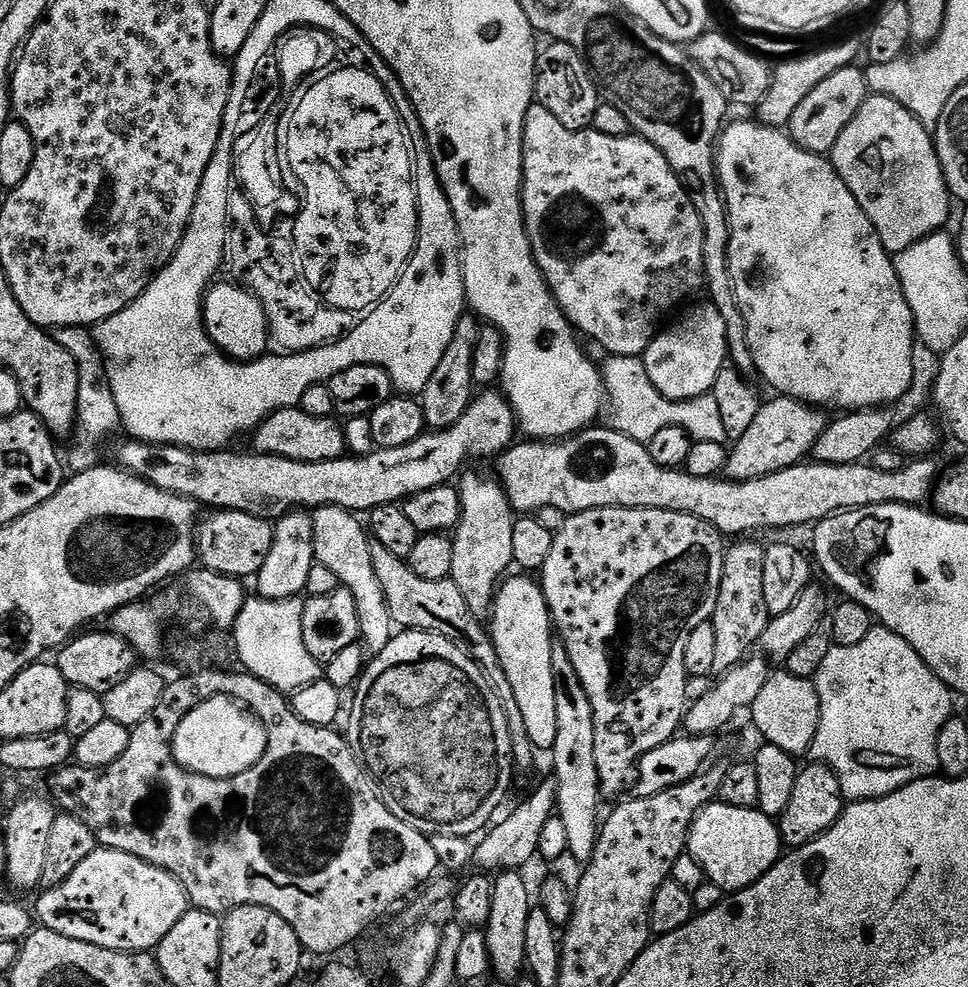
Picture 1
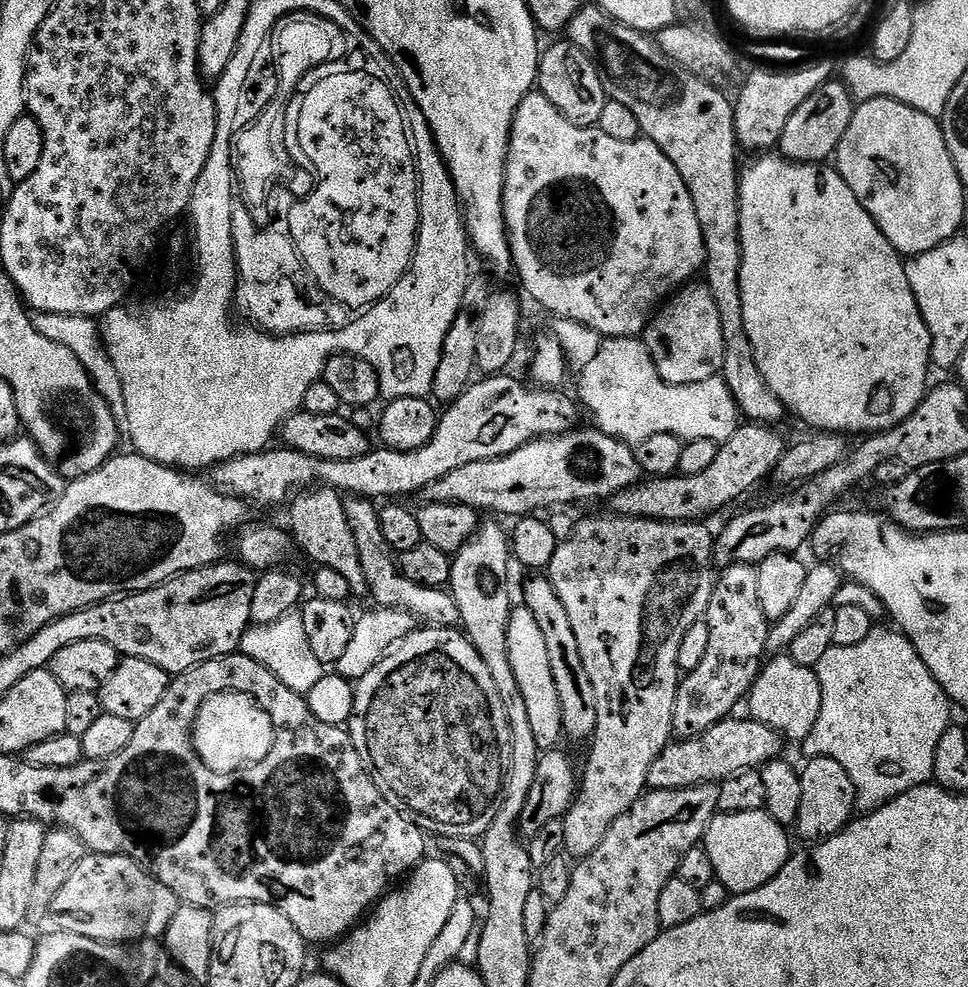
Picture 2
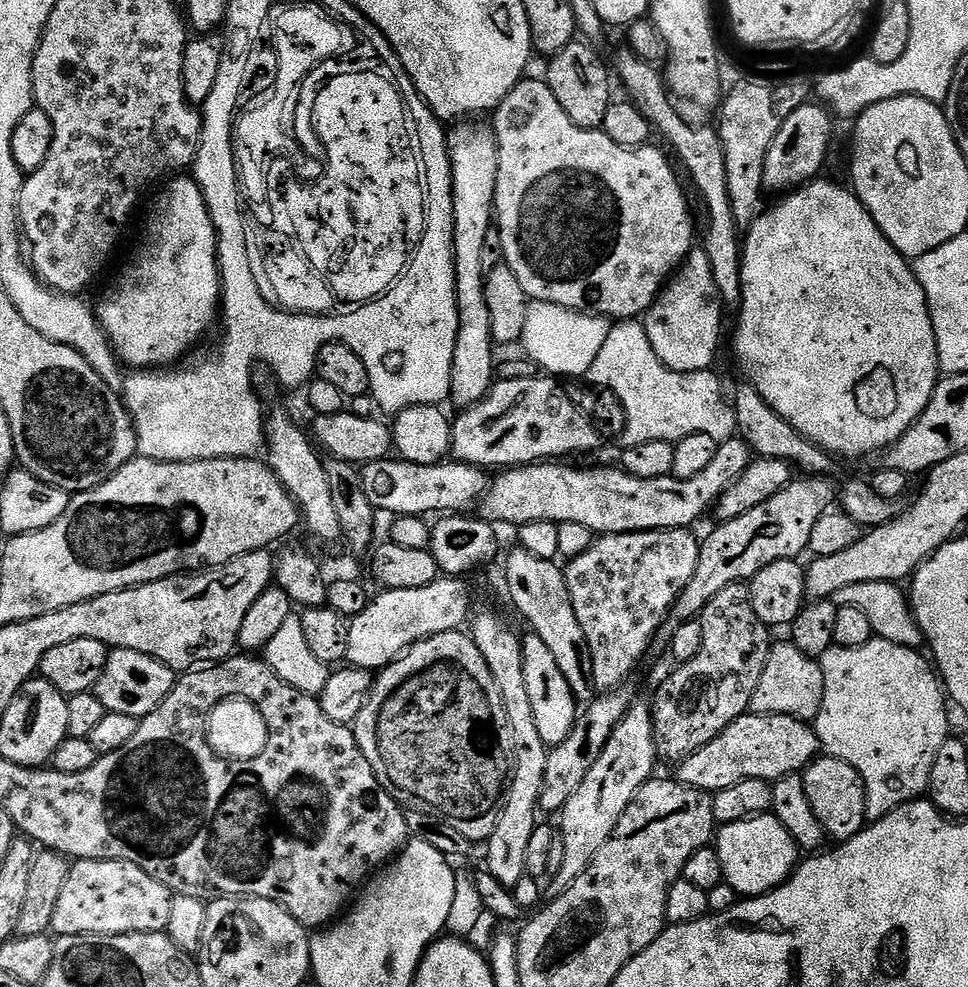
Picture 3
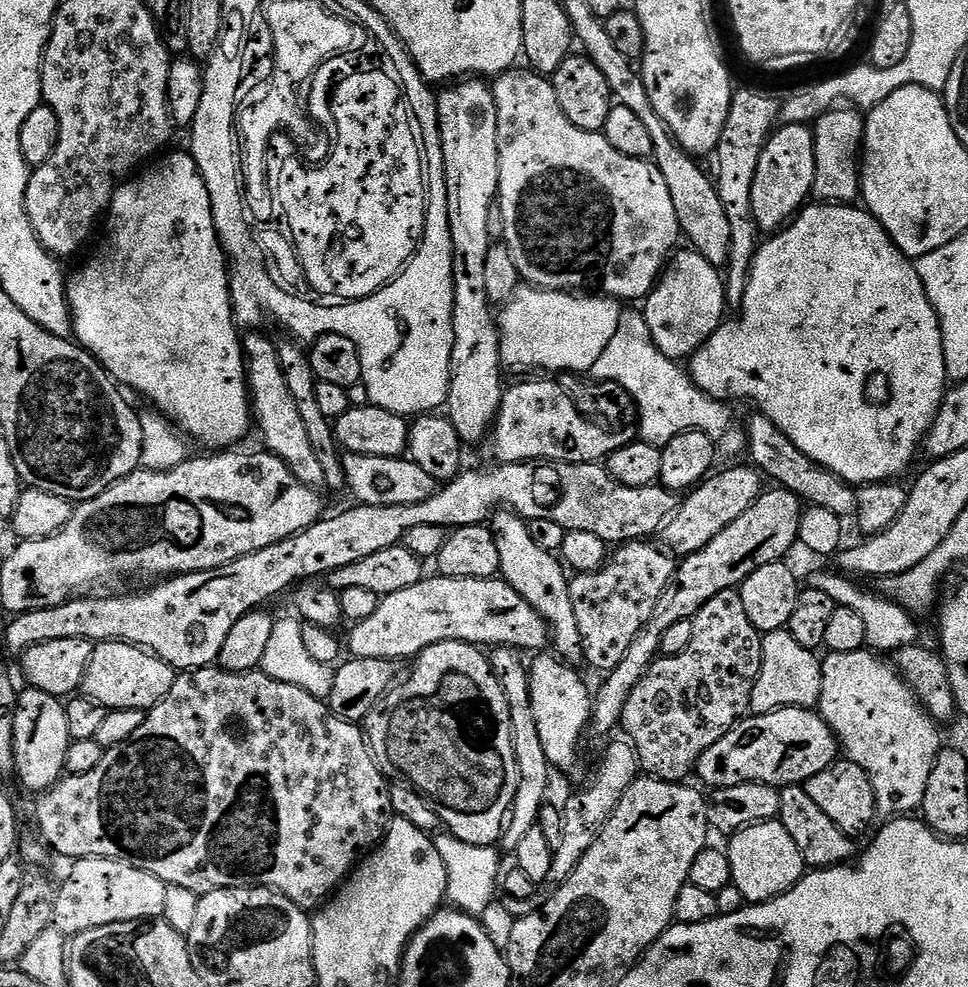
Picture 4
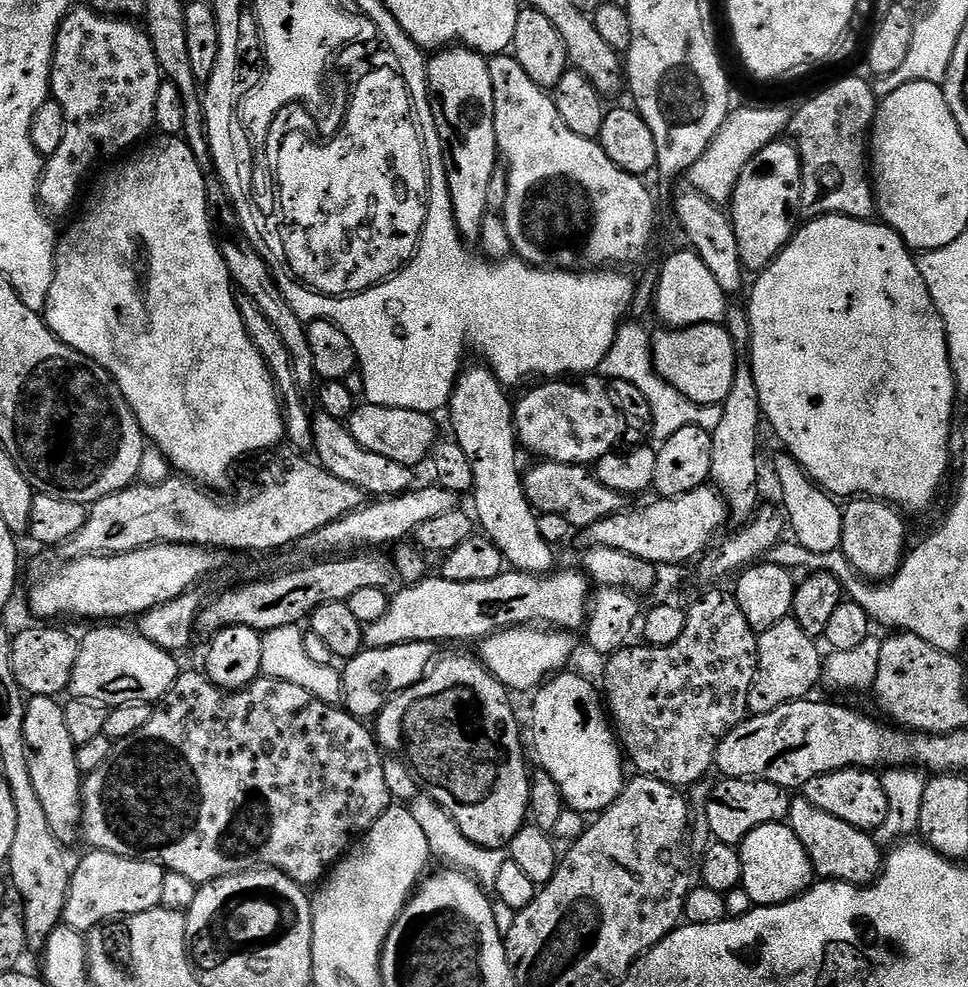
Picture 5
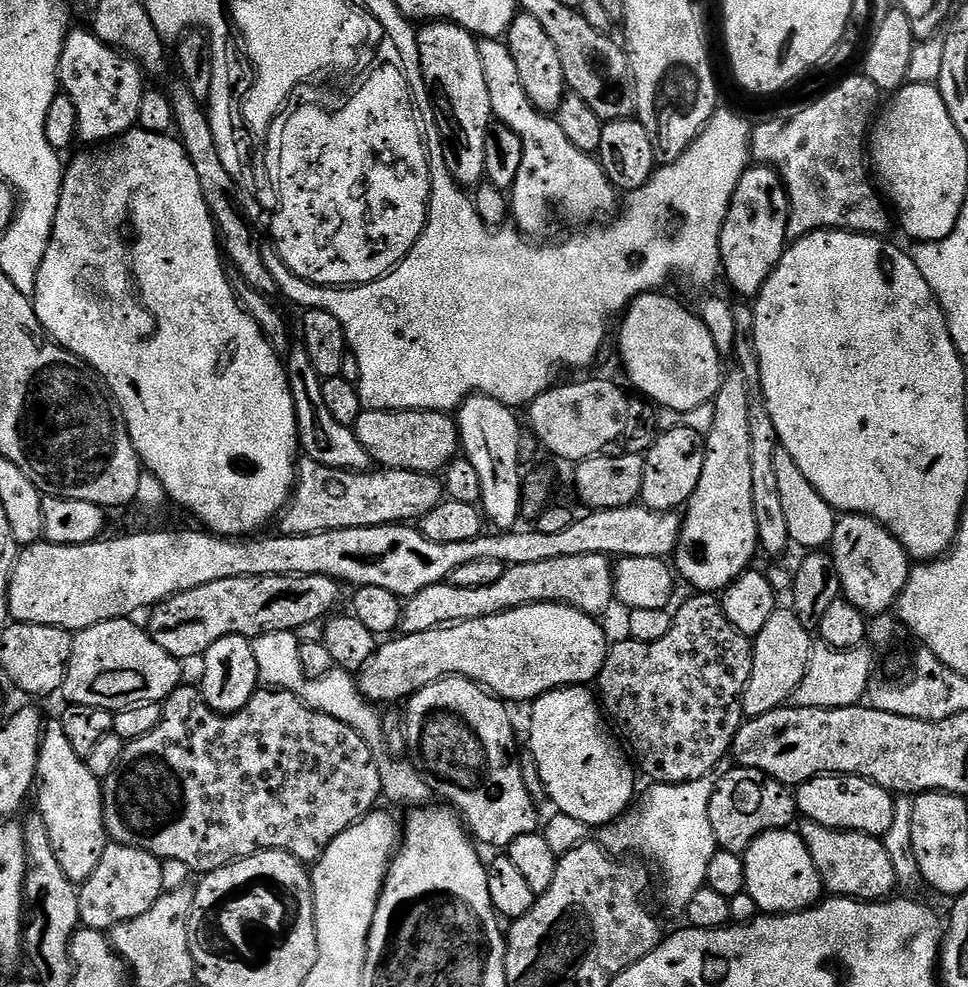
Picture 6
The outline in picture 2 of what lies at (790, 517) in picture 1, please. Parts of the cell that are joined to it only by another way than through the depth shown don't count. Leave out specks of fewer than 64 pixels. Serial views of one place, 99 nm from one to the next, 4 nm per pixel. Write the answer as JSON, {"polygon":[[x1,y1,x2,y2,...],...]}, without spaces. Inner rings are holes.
{"polygon":[[588,426,588,428,581,427,579,430,565,432,562,436,552,436,542,440,532,440,526,446,522,446,518,450,514,450,514,454,506,454,502,458,494,458,493,460,479,460,478,462,470,462,466,466,458,466,458,470,450,470,450,474,446,474,446,478,438,478,438,482,434,482,430,486,426,486,422,493,422,500,424,504,461,504,462,506,470,506,475,508,481,514,487,512,497,512,500,516,512,516,511,518,523,518,533,514,543,513,543,508,547,510,556,510,561,506,568,506,564,504,588,504,591,500,604,500,604,502,611,501,612,497,624,492,627,488,633,488,635,484,641,483,642,473,638,462,636,461,636,453,629,445,624,444,614,437,608,437,606,433,602,433,595,427]]}

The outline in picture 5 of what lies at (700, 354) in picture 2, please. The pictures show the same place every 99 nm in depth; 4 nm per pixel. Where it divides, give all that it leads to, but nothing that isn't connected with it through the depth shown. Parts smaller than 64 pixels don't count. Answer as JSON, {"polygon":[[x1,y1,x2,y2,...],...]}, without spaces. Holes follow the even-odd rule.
{"polygon":[[693,250,676,252,660,268,660,281,656,284,656,312,668,320,676,312,676,324,689,328,695,324,719,325,727,317,730,300,718,286,710,269]]}

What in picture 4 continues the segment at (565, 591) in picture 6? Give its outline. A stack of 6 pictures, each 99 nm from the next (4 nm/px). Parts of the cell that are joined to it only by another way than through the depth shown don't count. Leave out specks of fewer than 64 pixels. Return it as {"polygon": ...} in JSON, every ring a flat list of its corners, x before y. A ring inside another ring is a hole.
{"polygon":[[439,574,431,576,406,590,398,590,398,594,383,597,370,618,352,624,348,640,346,636,347,651,349,648,355,658,403,662,411,661,424,649,447,640,461,640,477,646,503,646,531,654,549,647,548,623,504,579,459,580]]}

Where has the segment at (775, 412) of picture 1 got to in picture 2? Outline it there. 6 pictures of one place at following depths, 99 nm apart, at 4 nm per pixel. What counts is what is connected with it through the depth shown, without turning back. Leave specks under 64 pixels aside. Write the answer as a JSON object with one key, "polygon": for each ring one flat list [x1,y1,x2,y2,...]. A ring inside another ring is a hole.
{"polygon":[[741,423,737,431,731,435,730,440,720,445,718,458,714,458,713,465,703,474,694,474,693,476,677,474,645,479,643,482,635,484,633,488,627,488,624,492,619,492,618,495,612,497,611,511,617,516,629,516,635,520,665,520,668,524,703,521,708,518,704,516,730,507,735,500,742,499,751,488,758,487,764,479,767,481,771,477,786,449,786,442,776,431,775,427,767,424]]}

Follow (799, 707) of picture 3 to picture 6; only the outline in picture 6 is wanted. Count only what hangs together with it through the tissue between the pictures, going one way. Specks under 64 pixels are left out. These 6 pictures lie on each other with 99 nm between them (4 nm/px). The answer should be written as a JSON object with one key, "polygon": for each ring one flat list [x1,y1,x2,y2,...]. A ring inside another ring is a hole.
{"polygon":[[777,606,774,614,770,614,766,626,762,626,762,634,754,638,754,666,742,698,745,717,770,714,775,708,785,707,793,699,795,690,810,666,813,647,813,633,808,632,802,622,798,622,798,614,794,609,790,606]]}

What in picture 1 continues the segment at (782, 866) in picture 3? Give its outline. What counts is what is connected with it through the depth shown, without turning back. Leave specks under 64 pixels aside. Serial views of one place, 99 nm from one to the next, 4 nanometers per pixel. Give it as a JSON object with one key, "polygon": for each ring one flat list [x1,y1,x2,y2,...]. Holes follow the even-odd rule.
{"polygon":[[719,802,707,804,704,809,696,813,694,822,688,831,687,852,691,854,702,866,705,877,711,883,724,889,725,893,741,892,746,886,758,882,776,865,782,855,780,842,780,830,777,821,771,816,762,814,759,808,739,808,738,806,726,806]]}

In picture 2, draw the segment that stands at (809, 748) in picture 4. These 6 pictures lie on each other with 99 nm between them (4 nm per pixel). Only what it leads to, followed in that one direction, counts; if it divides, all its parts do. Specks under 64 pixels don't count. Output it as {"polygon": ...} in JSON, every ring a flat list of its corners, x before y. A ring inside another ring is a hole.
{"polygon":[[736,719,718,722,693,740,669,743,668,747,660,751,658,758,654,758,654,766,650,766,648,788,678,790,697,788,700,784,715,784,730,778,735,772,744,771,745,768,759,770,781,755,782,737,779,734,754,719]]}

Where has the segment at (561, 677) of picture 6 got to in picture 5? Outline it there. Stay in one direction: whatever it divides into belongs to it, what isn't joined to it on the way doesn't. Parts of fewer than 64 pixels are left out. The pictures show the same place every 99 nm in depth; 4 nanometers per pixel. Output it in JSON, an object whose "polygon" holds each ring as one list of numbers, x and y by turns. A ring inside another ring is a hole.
{"polygon":[[521,626,518,628,506,628,487,636,485,640,479,641,478,659,491,676,498,682,502,682,504,687,516,692,528,692,539,689,540,685,549,678,565,671,572,660,572,655,576,652,576,640,571,631,568,630,549,630,544,626],[406,642,385,648,365,648,354,658,347,660,340,674,344,711,363,721,379,716,380,711,391,704,395,697,428,675,430,661,437,655,436,648,435,643]]}

